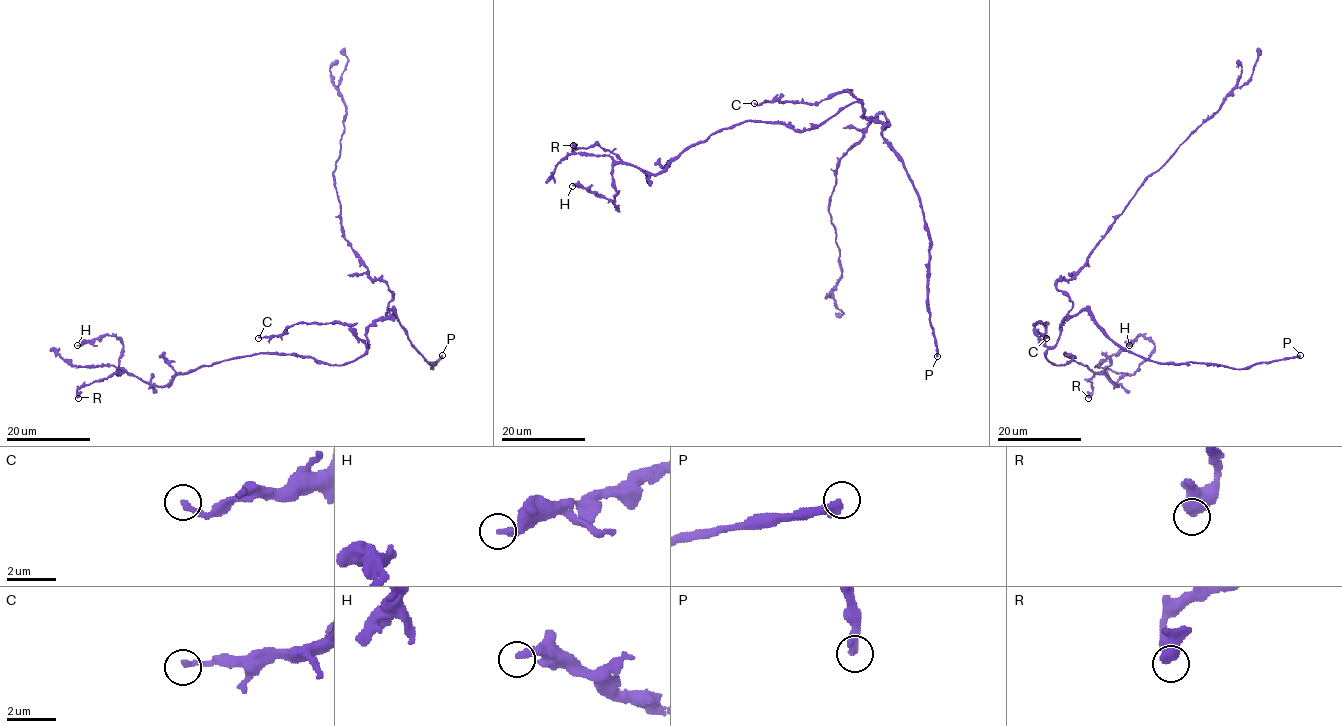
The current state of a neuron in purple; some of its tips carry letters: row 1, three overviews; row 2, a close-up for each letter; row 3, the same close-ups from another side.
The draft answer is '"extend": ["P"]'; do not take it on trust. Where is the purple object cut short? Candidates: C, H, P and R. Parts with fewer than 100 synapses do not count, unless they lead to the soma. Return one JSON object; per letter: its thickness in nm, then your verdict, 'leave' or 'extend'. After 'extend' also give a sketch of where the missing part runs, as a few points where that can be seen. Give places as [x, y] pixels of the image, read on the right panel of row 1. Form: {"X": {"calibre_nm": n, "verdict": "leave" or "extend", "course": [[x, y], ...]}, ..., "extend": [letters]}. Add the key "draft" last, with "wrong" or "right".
{"C": {"calibre_nm": 240, "verdict": "leave"}, "H": {"calibre_nm": 320, "verdict": "leave"}, "P": {"calibre_nm": 400, "verdict": "extend"}, "R": {"calibre_nm": 440, "verdict": "leave"}, "extend": ["P"], "draft": "right"}

